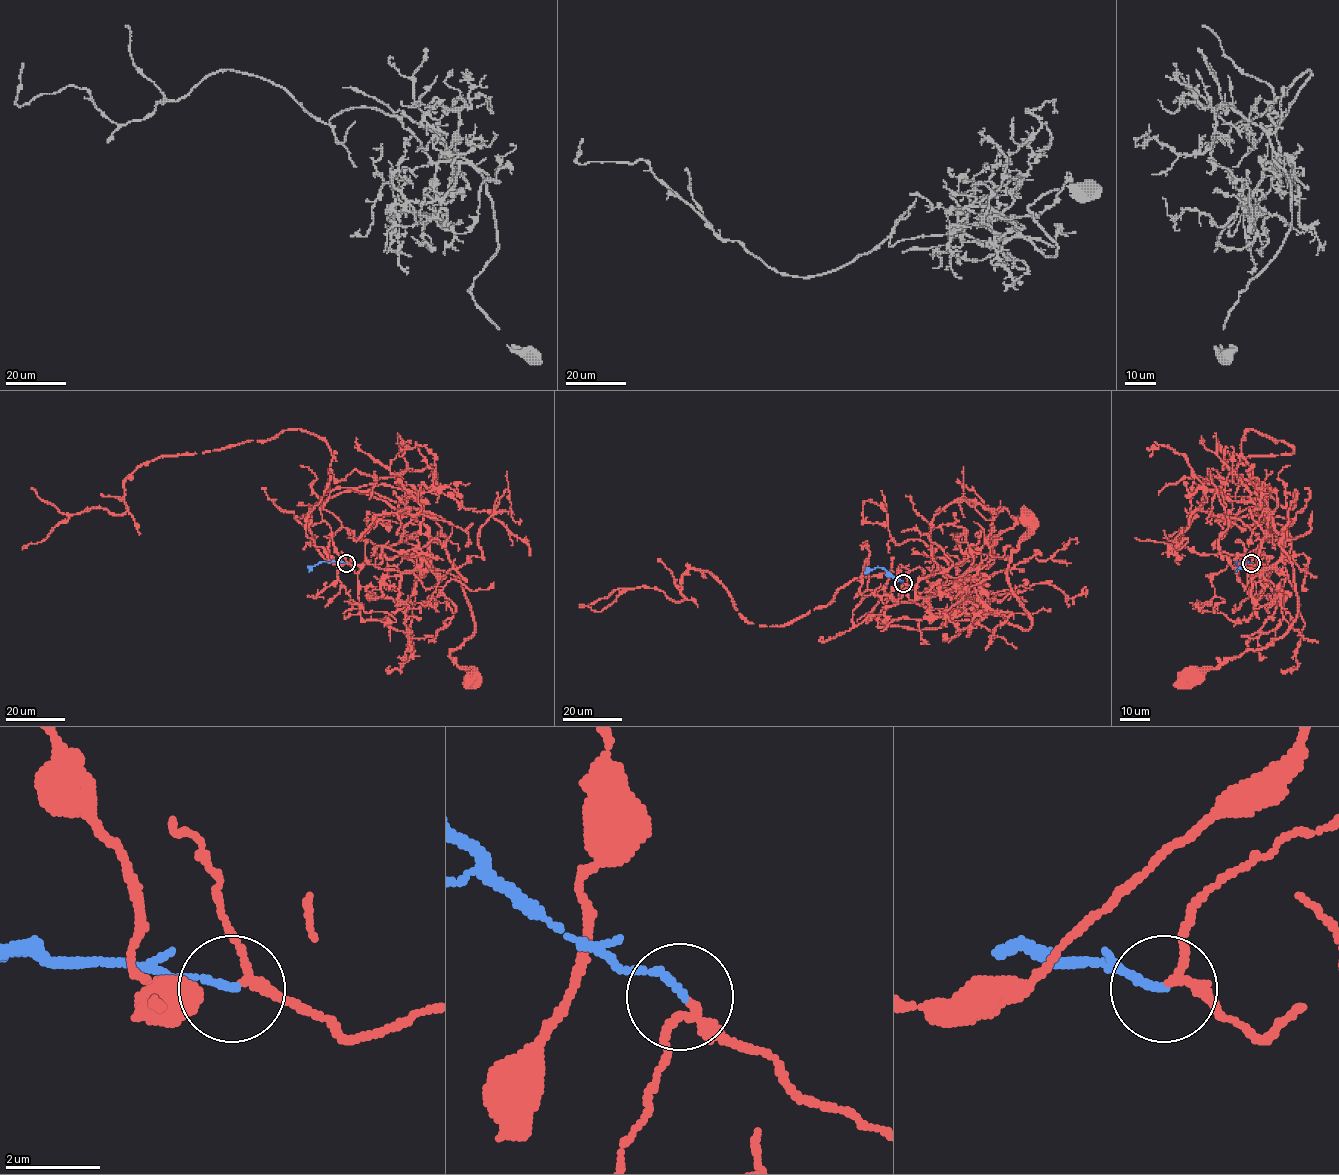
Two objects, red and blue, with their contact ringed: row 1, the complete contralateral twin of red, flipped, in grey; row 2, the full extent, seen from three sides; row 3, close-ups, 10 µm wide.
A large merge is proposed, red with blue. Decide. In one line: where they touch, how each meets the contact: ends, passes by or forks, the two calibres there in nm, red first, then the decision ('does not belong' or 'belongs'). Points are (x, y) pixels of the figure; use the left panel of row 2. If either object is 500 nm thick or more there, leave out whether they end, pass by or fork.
place (346, 563); red passes by; blue ends; calibres 170 and 140 nm; belongs

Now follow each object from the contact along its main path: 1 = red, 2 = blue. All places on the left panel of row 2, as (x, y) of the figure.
1: (346, 563), (429, 569), (429, 543), (437, 541), (471, 608), (474, 633), (450, 655), (474, 673), (471, 679)
2: (346, 563), (319, 562), (308, 571)

